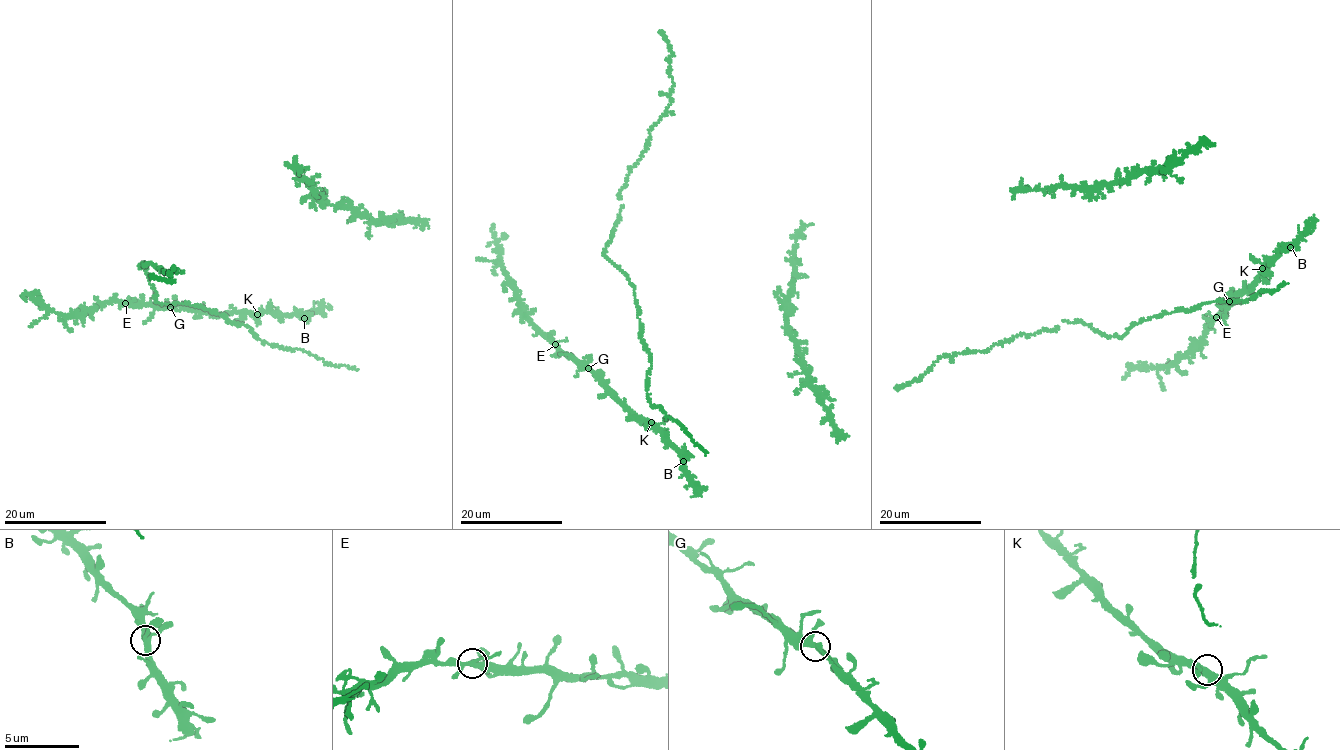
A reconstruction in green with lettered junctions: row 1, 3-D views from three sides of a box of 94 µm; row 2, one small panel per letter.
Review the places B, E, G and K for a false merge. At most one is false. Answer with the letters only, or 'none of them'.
none of them

